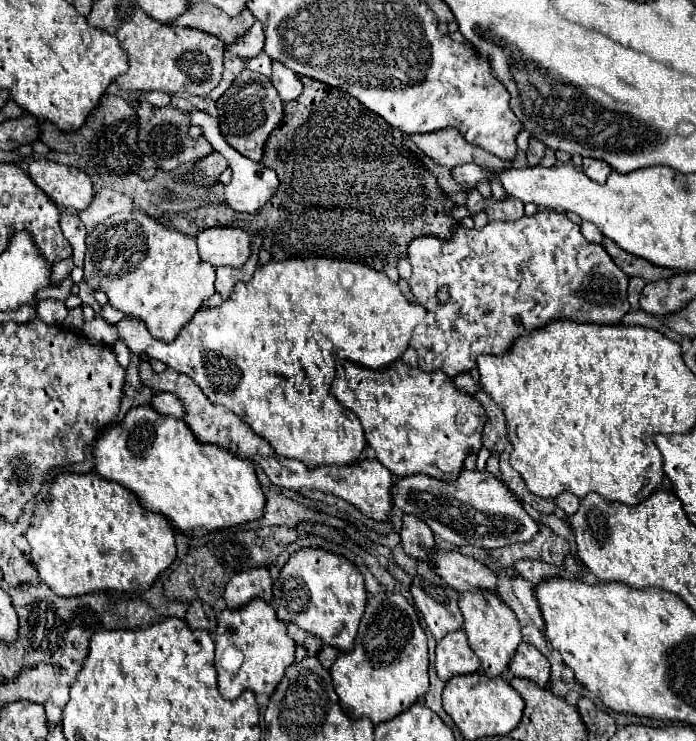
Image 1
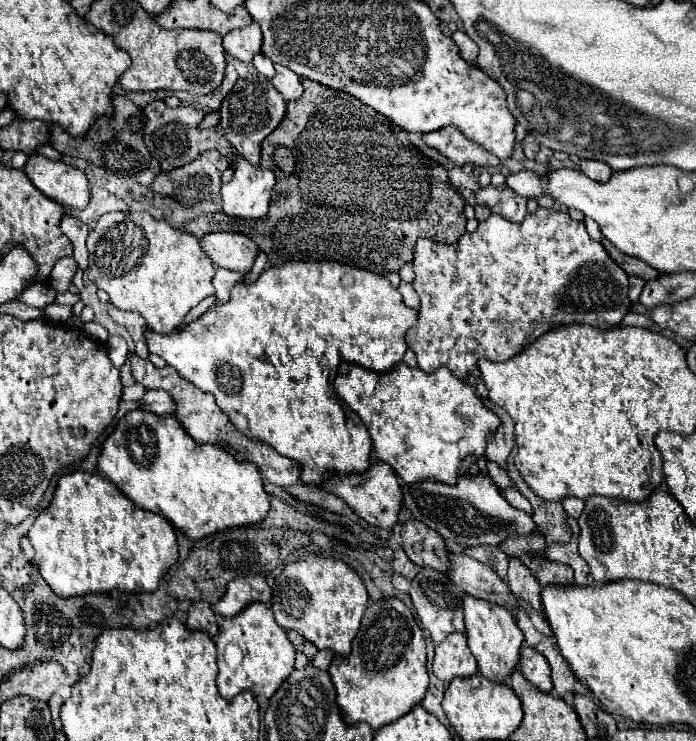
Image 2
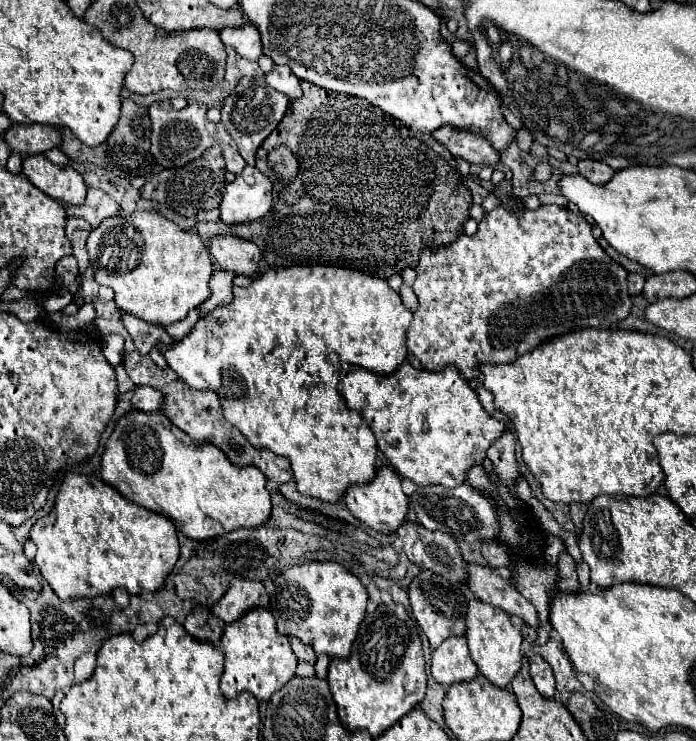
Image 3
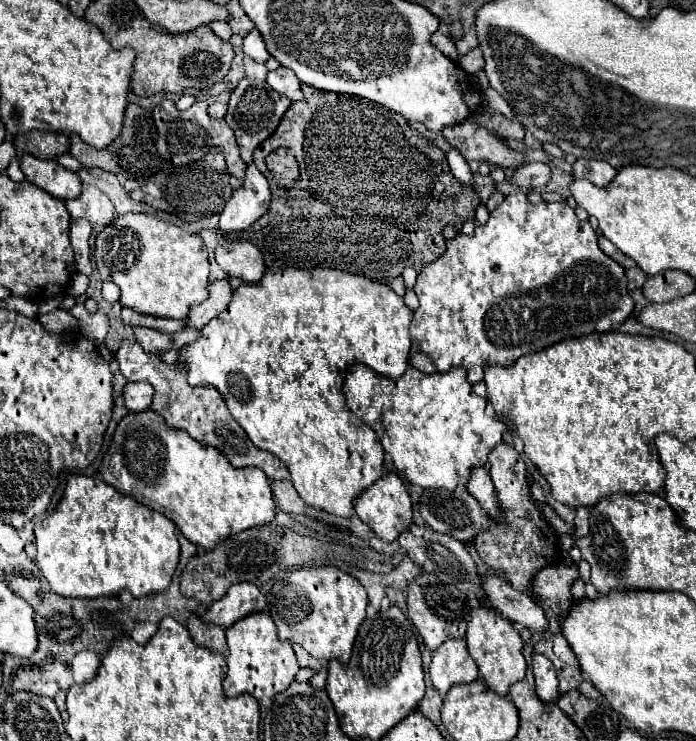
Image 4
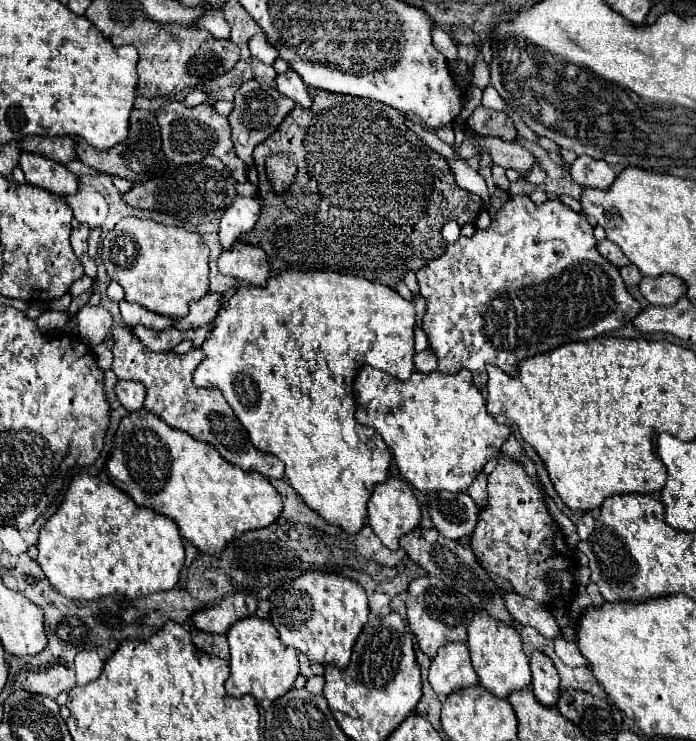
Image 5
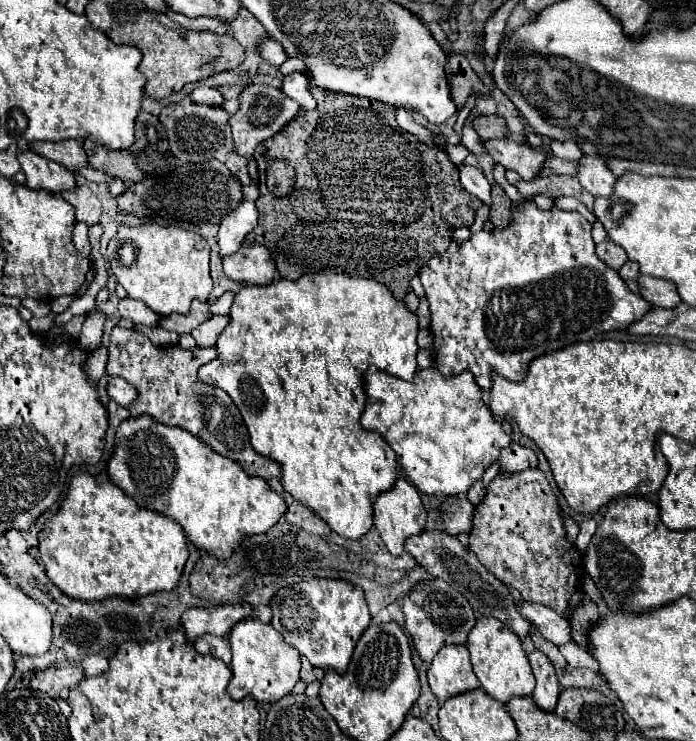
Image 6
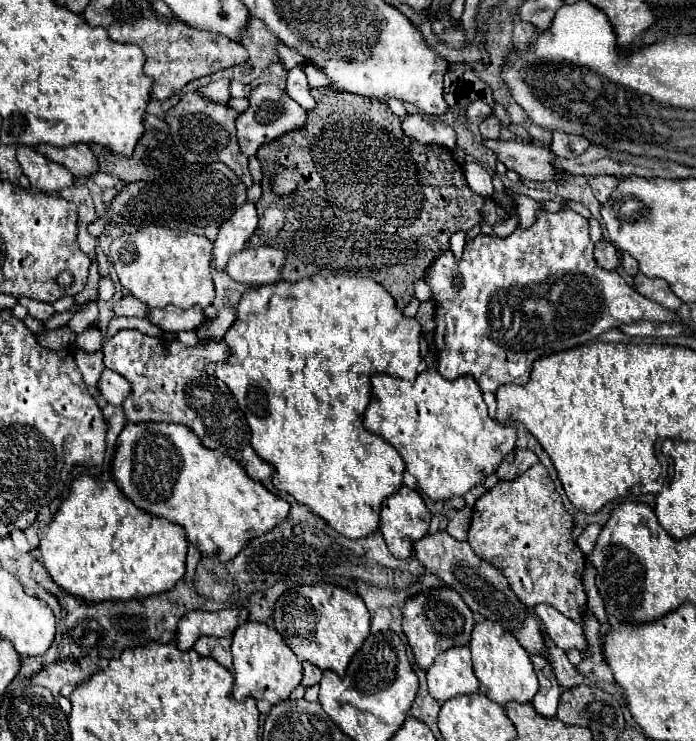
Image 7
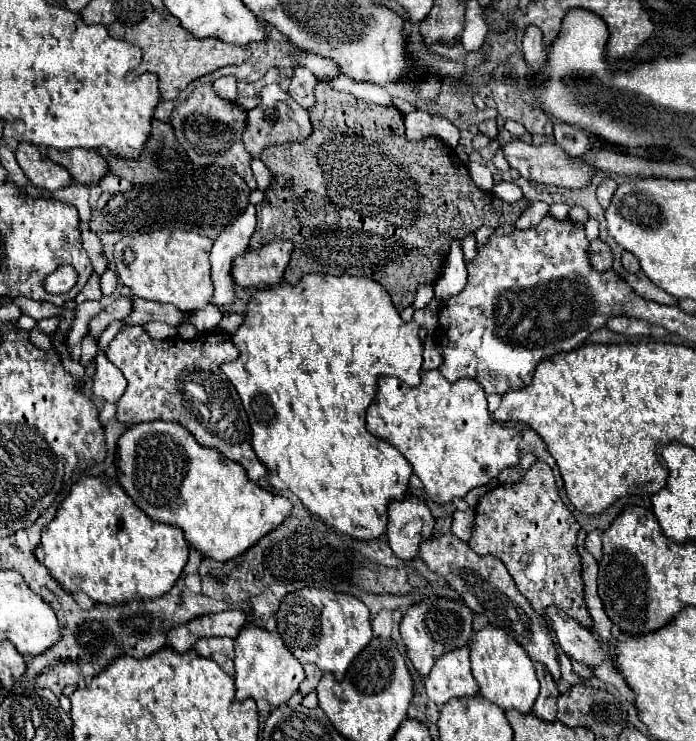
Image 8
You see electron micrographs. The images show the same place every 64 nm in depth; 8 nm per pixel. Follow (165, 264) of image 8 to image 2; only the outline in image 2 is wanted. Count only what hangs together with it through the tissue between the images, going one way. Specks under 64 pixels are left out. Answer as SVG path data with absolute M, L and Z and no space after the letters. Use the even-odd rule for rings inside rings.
M112 212L102 216L88 234L88 254L88 278L110 296L116 308L138 312L156 334L172 334L196 304L214 294L214 264L200 250L198 238L152 218L148 212Z

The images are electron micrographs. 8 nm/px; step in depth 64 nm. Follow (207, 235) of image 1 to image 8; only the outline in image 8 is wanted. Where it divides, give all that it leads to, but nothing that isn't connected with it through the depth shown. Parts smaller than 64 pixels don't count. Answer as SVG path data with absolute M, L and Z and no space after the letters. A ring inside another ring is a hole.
M272 242L256 250L236 256L232 266L232 278L246 288L266 288L282 282L284 268L288 266L292 242Z

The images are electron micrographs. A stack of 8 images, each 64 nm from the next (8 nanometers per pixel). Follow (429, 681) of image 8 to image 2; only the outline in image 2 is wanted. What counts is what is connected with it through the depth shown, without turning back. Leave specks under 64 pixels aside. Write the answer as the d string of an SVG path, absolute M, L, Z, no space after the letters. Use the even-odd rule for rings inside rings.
M454 632L436 646L432 670L442 682L450 682L456 676L472 676L478 672L476 658L466 644L466 634Z

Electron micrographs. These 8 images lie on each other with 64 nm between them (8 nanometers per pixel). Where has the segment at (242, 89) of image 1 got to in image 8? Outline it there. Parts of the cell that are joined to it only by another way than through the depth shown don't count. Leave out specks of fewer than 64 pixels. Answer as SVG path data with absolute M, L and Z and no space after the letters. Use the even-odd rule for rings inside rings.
M268 84L258 94L260 104L248 112L246 128L244 128L244 148L250 152L250 156L260 156L260 152L272 144L284 144L284 142L302 142L312 134L312 126L308 120L308 110L304 110L300 104L292 100L292 96L282 90L278 84Z

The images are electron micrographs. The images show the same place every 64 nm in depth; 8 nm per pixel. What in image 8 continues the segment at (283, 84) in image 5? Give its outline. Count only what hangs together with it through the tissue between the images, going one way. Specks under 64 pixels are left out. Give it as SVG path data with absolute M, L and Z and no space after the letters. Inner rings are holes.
M294 68L294 74L290 78L290 96L302 106L302 108L312 108L314 106L314 74L306 68Z

